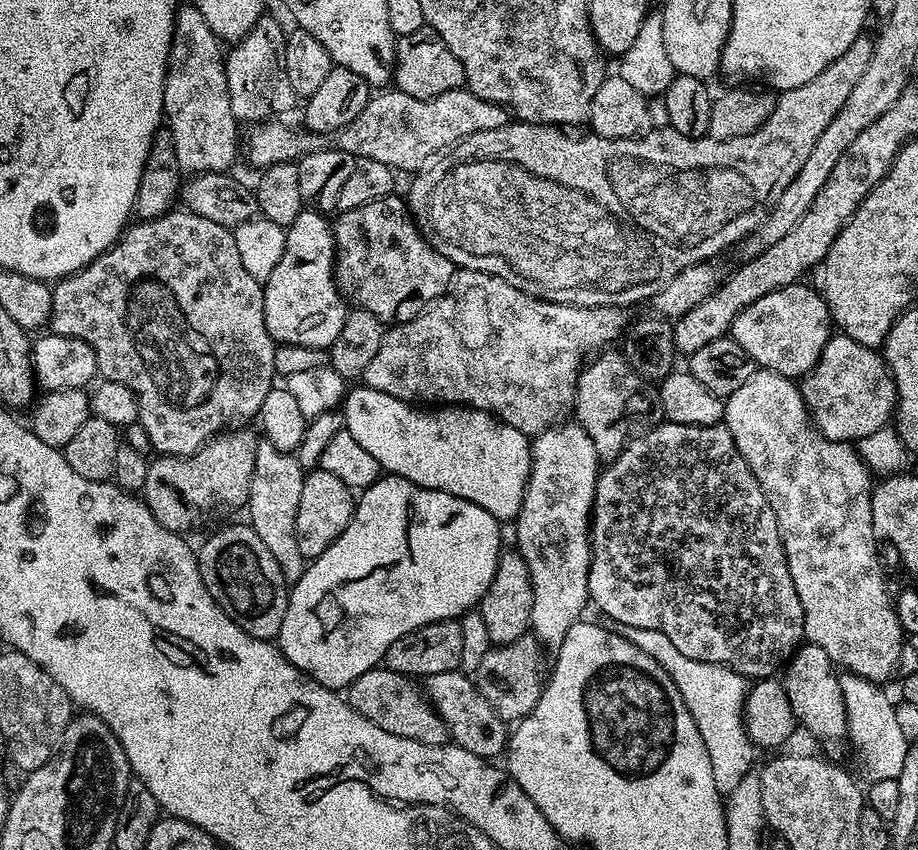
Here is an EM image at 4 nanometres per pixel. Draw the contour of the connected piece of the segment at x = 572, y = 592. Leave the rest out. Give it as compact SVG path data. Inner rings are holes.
M561 422L553 428L540 432L531 441L532 465L528 475L528 485L522 498L520 512L514 521L516 527L515 547L520 557L526 562L526 570L530 570L530 586L532 587L532 622L531 635L540 641L545 649L555 650L562 646L570 626L581 619L584 607L589 607L588 579L590 578L590 562L592 561L592 541L590 539L590 521L592 519L592 503L596 500L596 477L602 467L600 456L594 450L594 442L590 442L590 434L578 422Z

